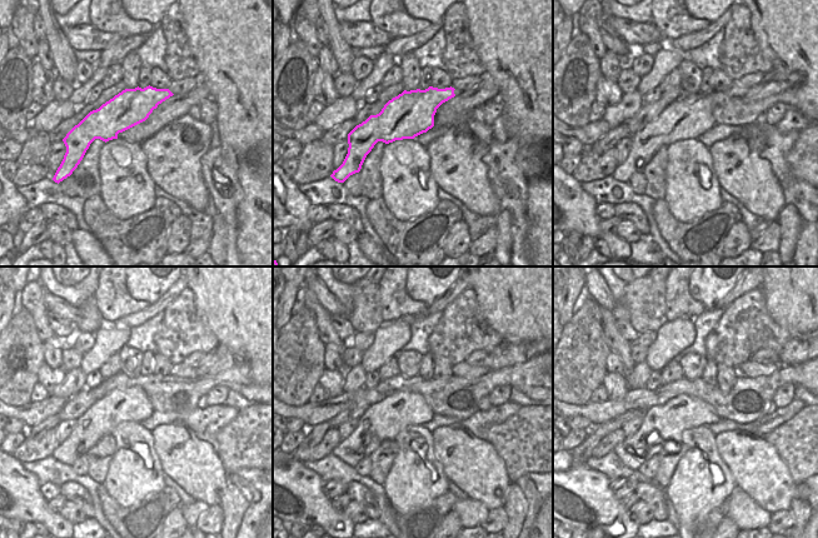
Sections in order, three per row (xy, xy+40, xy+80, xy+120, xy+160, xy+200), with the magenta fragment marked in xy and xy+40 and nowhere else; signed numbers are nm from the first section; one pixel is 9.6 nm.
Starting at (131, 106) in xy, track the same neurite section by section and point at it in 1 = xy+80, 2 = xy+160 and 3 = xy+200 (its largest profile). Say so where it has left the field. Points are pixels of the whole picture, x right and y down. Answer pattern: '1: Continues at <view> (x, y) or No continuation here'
1: Continues at xy+80 (688, 116)
2: Continues at xy+160 (384, 419)
3: Continues at xy+200 (667, 422)

